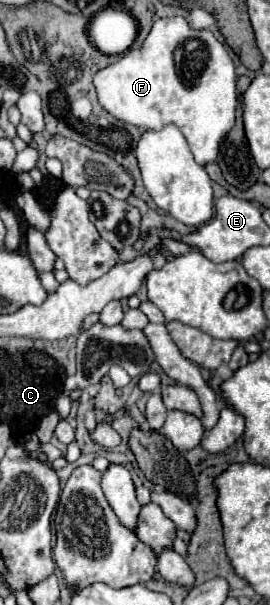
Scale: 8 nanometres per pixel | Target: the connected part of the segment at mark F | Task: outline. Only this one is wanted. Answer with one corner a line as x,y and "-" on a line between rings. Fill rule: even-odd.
173,16
155,20
145,42
135,50
129,48
117,62
99,70
93,78
93,84
97,88
99,104
123,122
143,130
159,130
167,124
175,124
183,132
195,160
205,166
207,162
215,162
223,136
235,124
235,80
235,66
223,44
209,30
195,30
183,16

